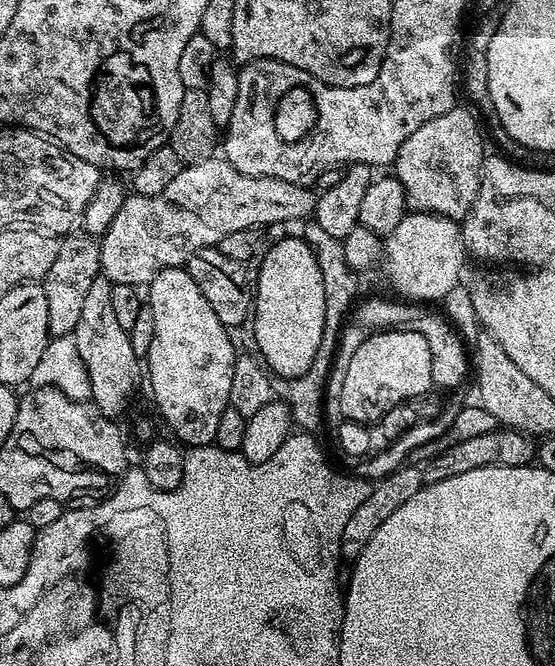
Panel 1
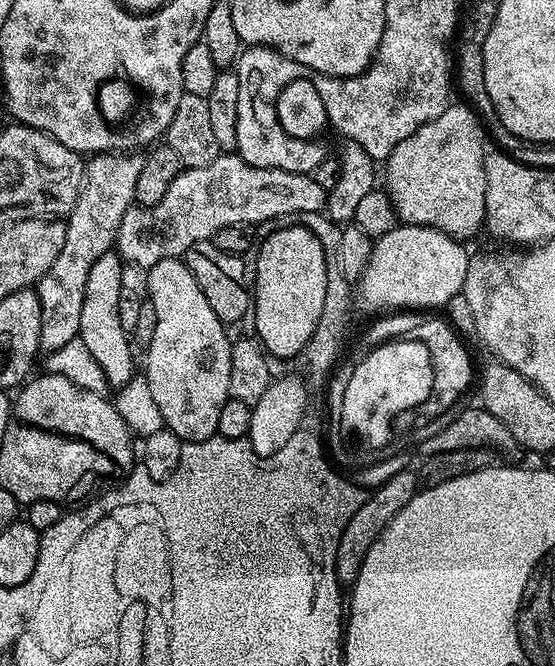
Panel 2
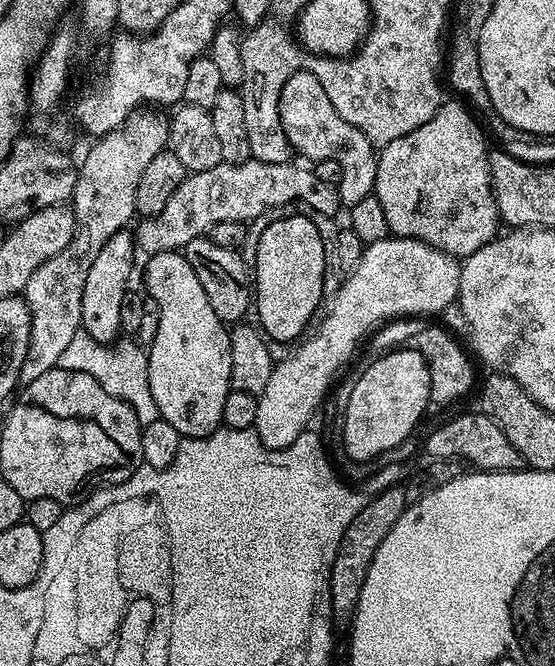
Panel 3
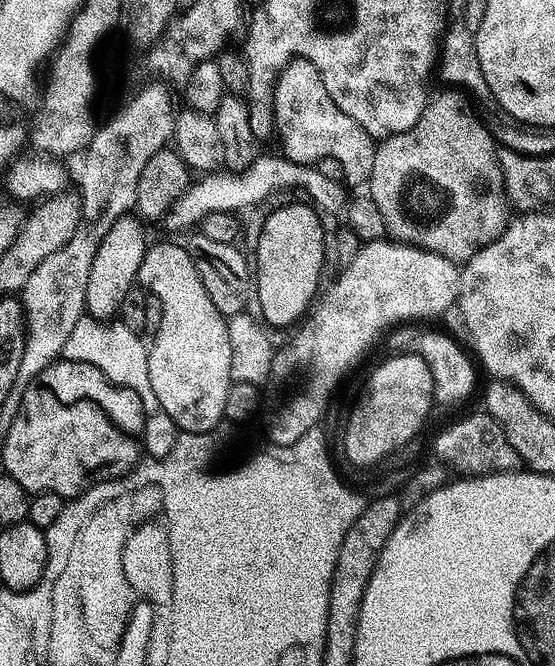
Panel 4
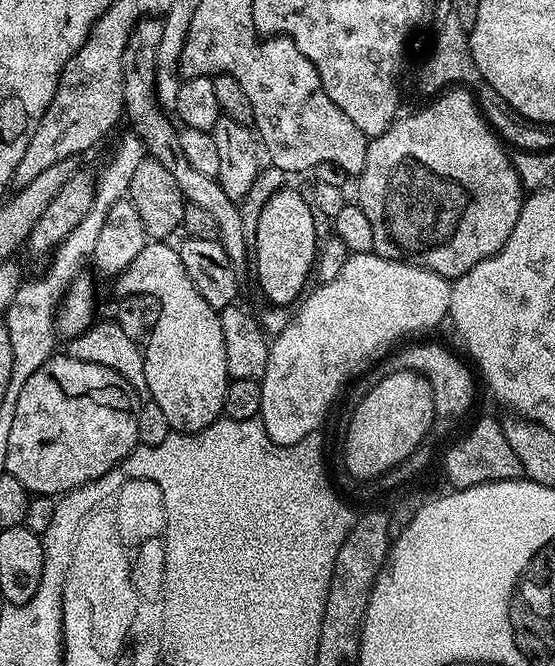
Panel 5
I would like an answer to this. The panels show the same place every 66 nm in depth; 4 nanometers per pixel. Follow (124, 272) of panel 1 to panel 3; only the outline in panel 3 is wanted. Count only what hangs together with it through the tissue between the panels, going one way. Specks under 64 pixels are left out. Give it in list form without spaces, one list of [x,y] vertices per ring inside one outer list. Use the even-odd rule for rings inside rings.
[[[249,158],[242,164],[221,162],[210,170],[185,175],[160,213],[141,219],[141,224],[135,225],[135,247],[139,251],[141,248],[144,254],[182,250],[190,241],[201,239],[208,229],[222,220],[251,222],[260,212],[260,200],[268,208],[280,208],[297,200],[305,204],[305,209],[336,216],[342,208],[337,185],[322,182],[311,167],[300,164],[271,164]]]

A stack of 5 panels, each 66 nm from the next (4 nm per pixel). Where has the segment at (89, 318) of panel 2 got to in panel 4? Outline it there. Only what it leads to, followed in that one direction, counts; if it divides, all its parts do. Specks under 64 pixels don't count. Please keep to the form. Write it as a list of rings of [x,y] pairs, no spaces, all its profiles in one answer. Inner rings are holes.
[[[129,214],[118,218],[118,222],[106,230],[106,238],[102,238],[98,254],[94,254],[94,266],[90,266],[90,278],[86,282],[84,307],[87,315],[93,316],[95,320],[111,321],[119,313],[122,298],[133,291],[140,274],[142,258],[150,247],[150,240],[144,237],[143,226],[135,215]]]

